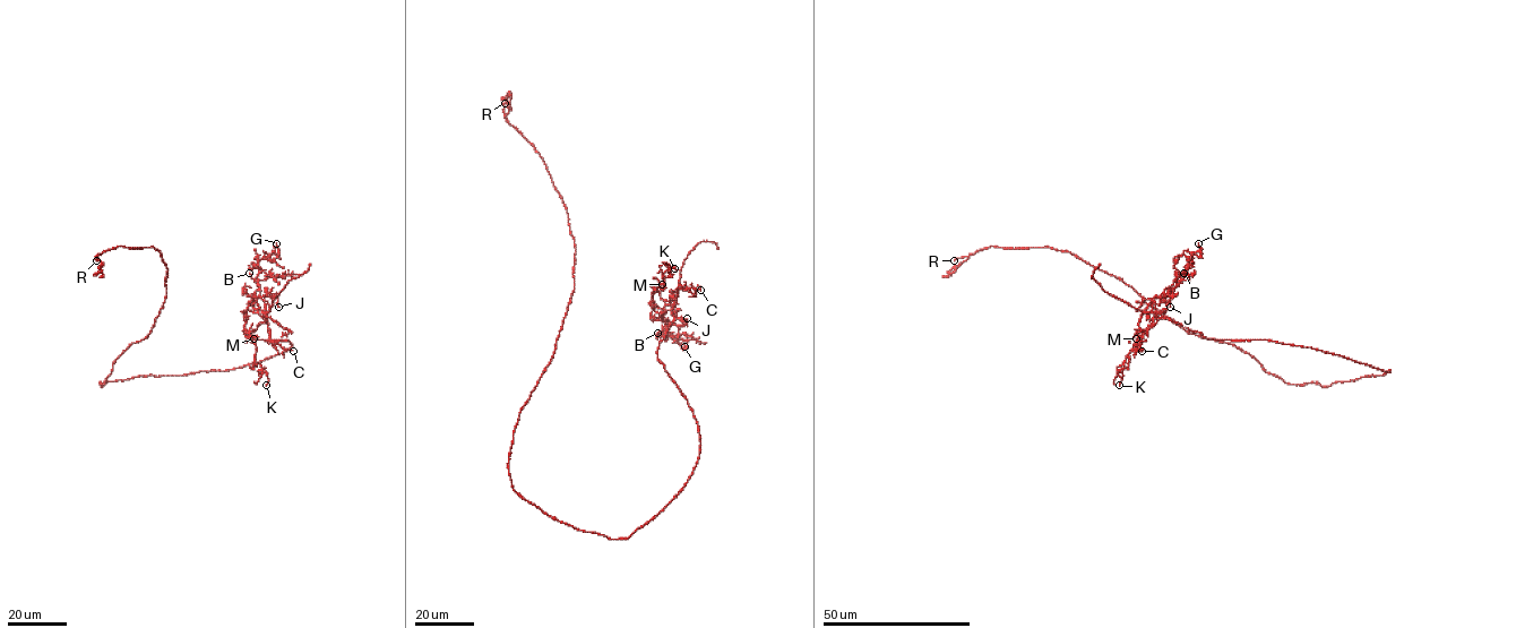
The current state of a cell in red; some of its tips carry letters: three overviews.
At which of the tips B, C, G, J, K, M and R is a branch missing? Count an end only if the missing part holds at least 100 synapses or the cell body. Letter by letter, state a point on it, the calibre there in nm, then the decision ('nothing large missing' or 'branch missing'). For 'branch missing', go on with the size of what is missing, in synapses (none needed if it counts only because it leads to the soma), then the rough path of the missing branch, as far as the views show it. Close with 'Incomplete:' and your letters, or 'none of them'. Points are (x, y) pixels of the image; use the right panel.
B: (1183, 273) | 170 nm | nothing large missing
C: (1142, 351) | 140 nm | nothing large missing
G: (1198, 243) | 140 nm | nothing large missing
J: (1170, 307) | 180 nm | nothing large missing
K: (1119, 385) | 160 nm | nothing large missing
M: (1136, 338) | 110 nm | nothing large missing
R: (954, 260) | 140 nm | nothing large missing
Incomplete: none of them

